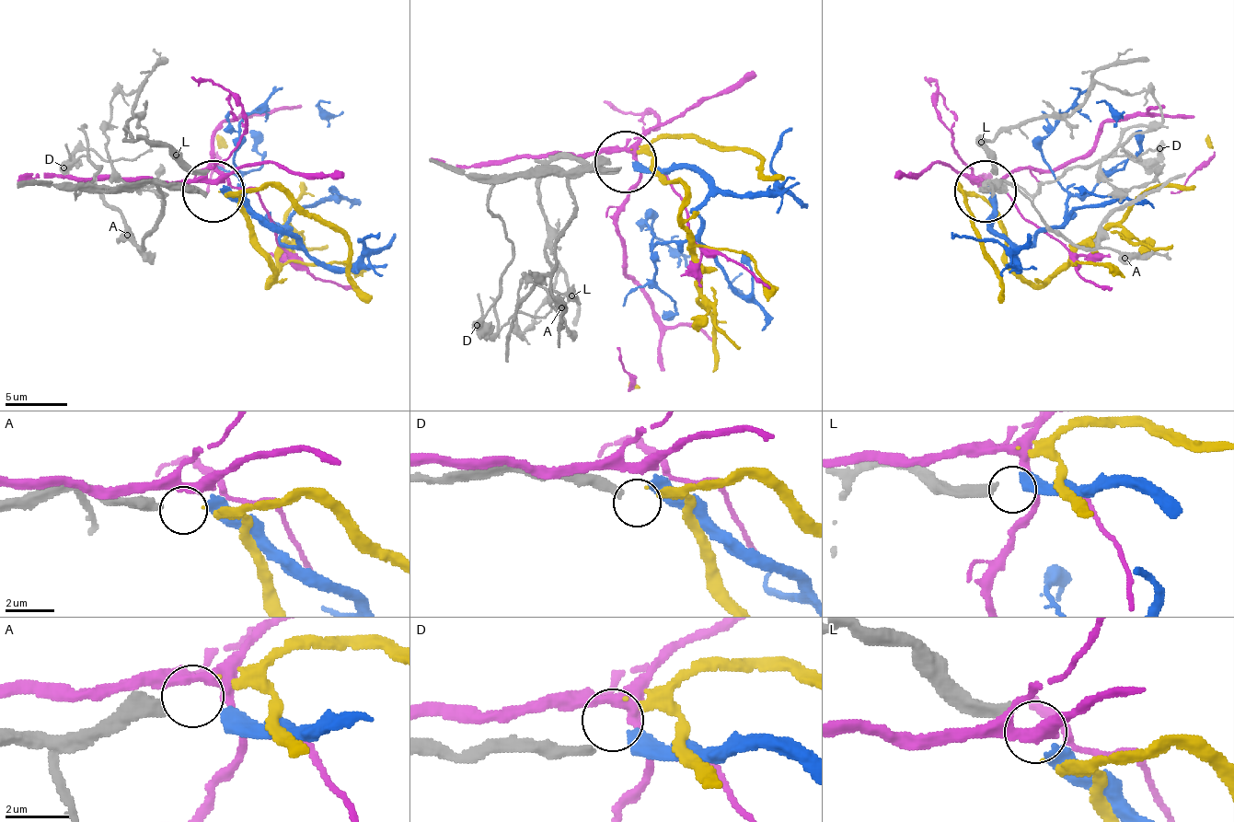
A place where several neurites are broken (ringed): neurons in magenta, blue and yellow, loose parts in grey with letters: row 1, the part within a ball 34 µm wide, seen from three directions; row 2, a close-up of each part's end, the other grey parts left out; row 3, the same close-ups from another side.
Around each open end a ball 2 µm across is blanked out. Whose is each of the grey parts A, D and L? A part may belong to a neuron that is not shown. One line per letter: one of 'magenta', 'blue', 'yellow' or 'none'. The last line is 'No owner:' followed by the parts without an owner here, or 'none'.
A: yellow
D: none
L: blue
No owner: D

